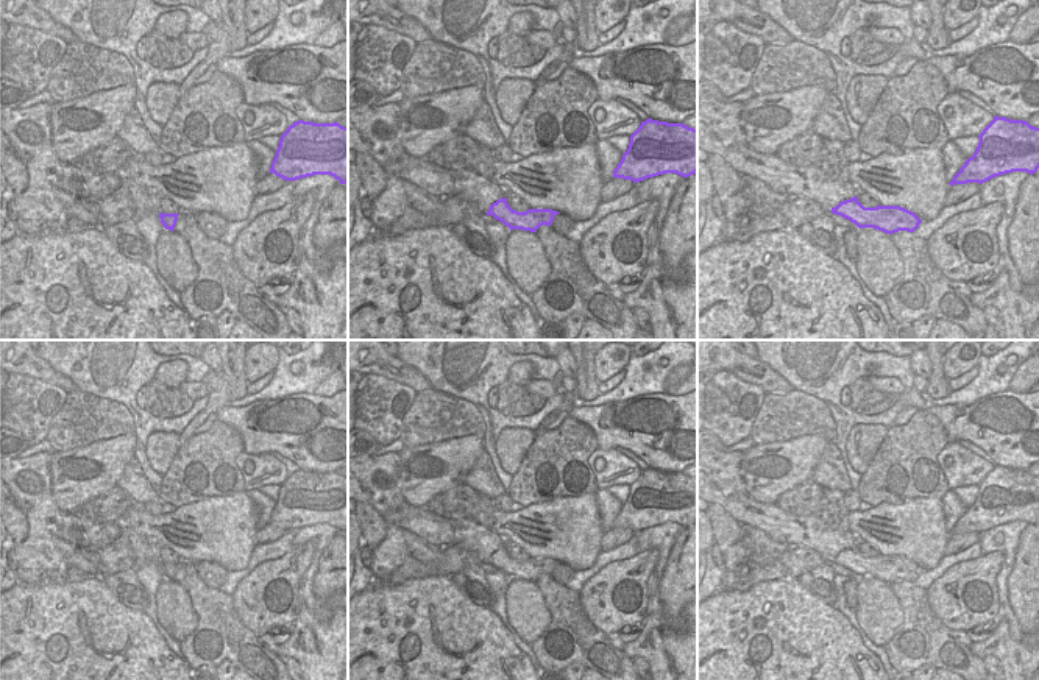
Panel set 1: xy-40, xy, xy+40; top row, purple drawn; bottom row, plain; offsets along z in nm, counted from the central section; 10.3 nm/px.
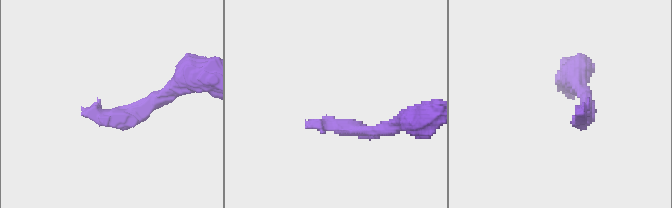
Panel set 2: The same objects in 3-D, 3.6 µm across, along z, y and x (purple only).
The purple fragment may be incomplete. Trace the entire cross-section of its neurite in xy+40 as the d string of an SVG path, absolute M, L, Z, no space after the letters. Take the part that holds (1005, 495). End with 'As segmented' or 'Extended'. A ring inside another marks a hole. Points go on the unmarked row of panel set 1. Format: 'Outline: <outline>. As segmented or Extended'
Outline: M995 465L994 469L978 485L980 491L972 507L949 532L983 533L995 526L1027 521L1036 522L1039 518L1039 477L1027 469L1011 469Z. As segmented

